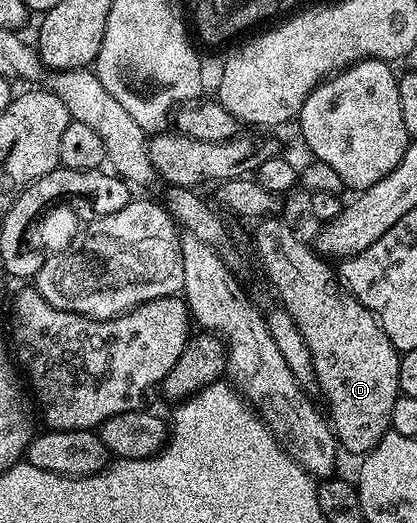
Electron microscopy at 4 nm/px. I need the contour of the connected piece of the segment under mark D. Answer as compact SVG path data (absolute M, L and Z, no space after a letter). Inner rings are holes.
M265 217L259 220L255 227L256 255L260 258L260 267L280 294L279 306L288 311L294 325L301 331L305 345L309 347L313 357L316 386L328 402L326 415L336 433L336 442L341 448L364 456L376 447L378 441L382 441L382 437L392 426L390 413L394 409L394 401L401 396L398 381L401 352L397 344L392 343L390 337L386 337L372 311L344 290L337 272L333 268L331 271L324 264L327 262L292 232L290 224L283 223L280 217Z

